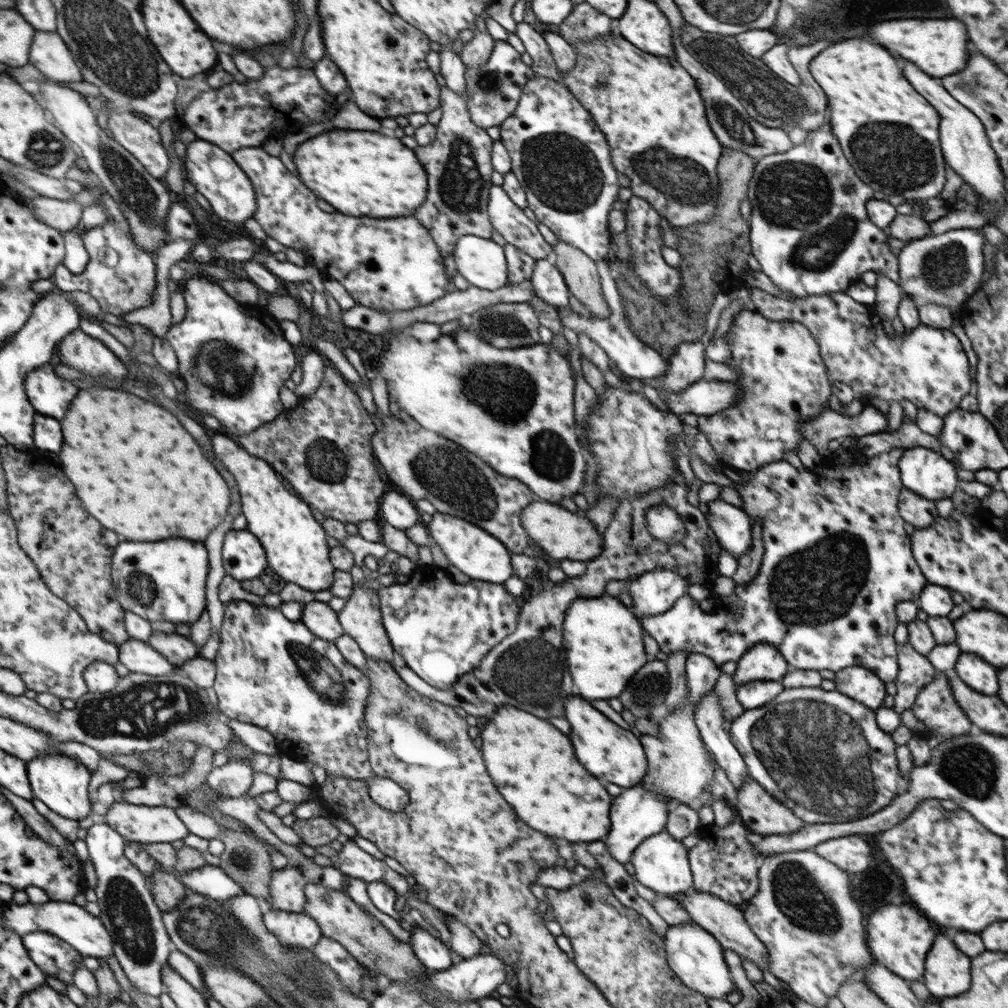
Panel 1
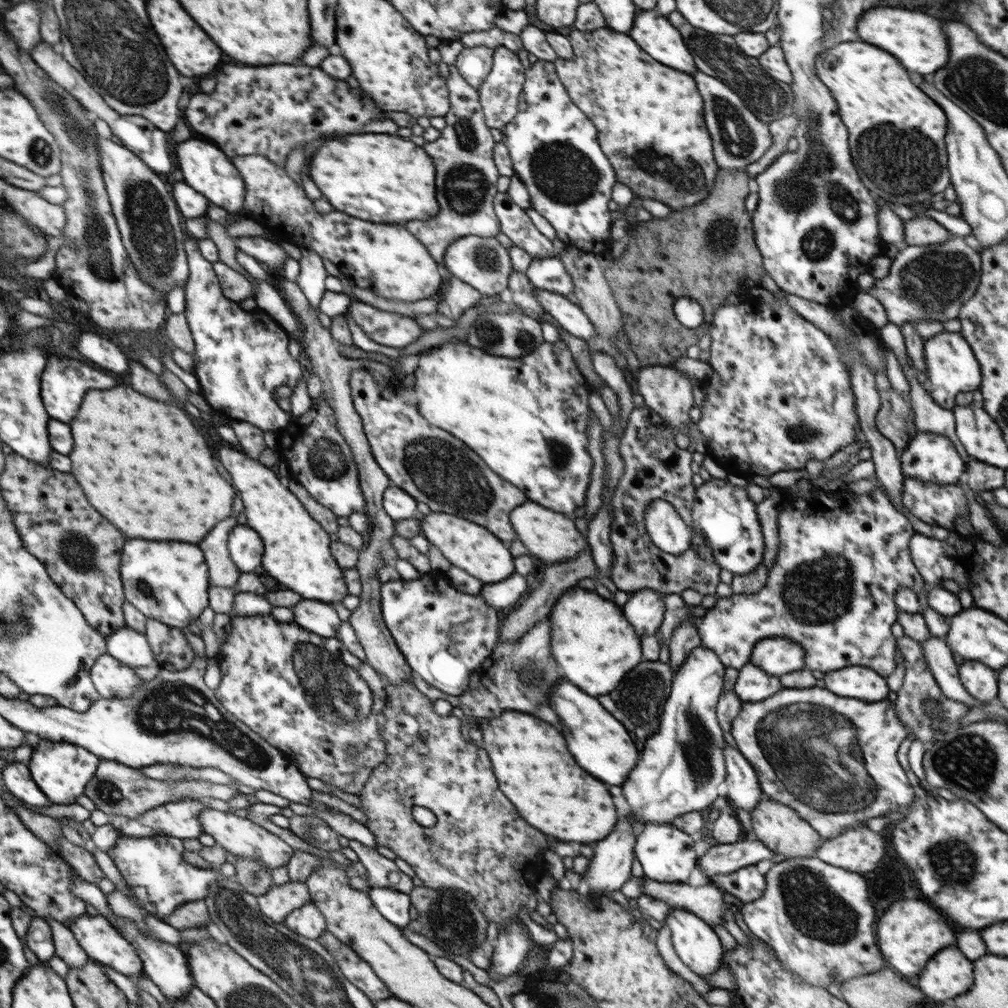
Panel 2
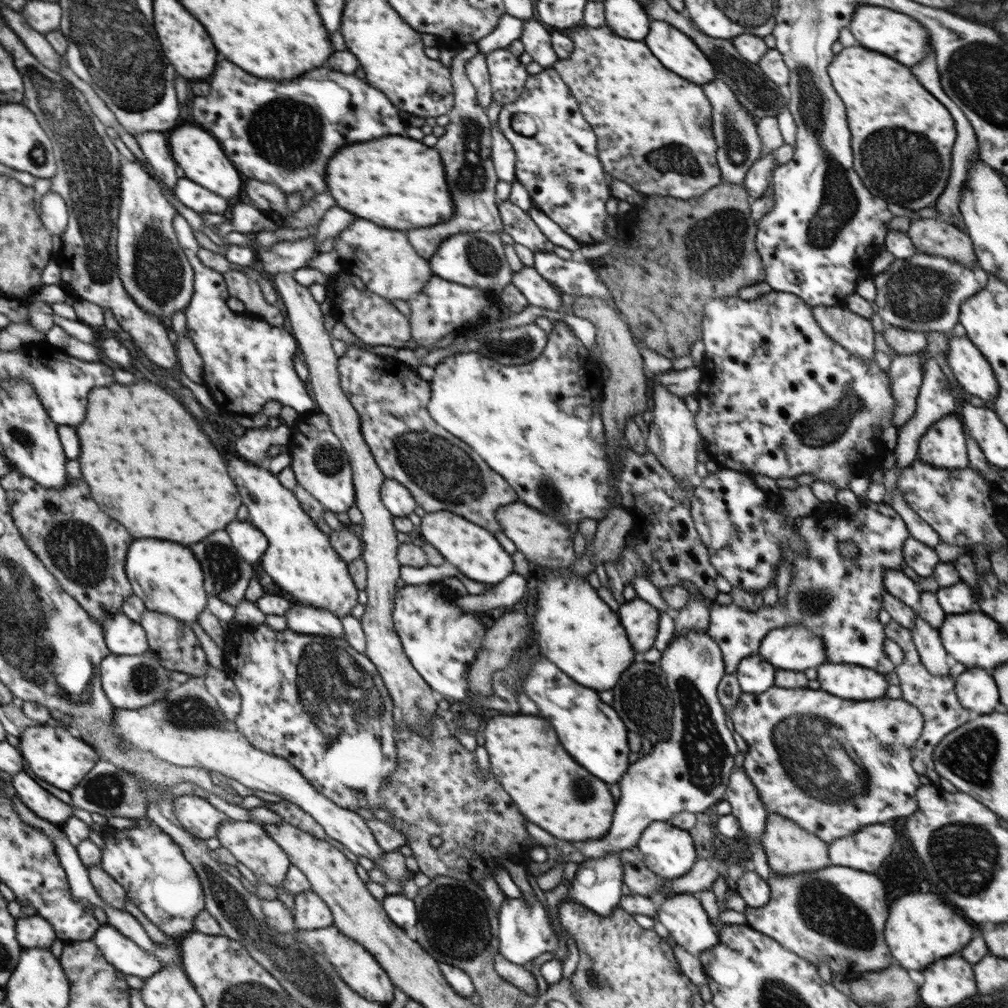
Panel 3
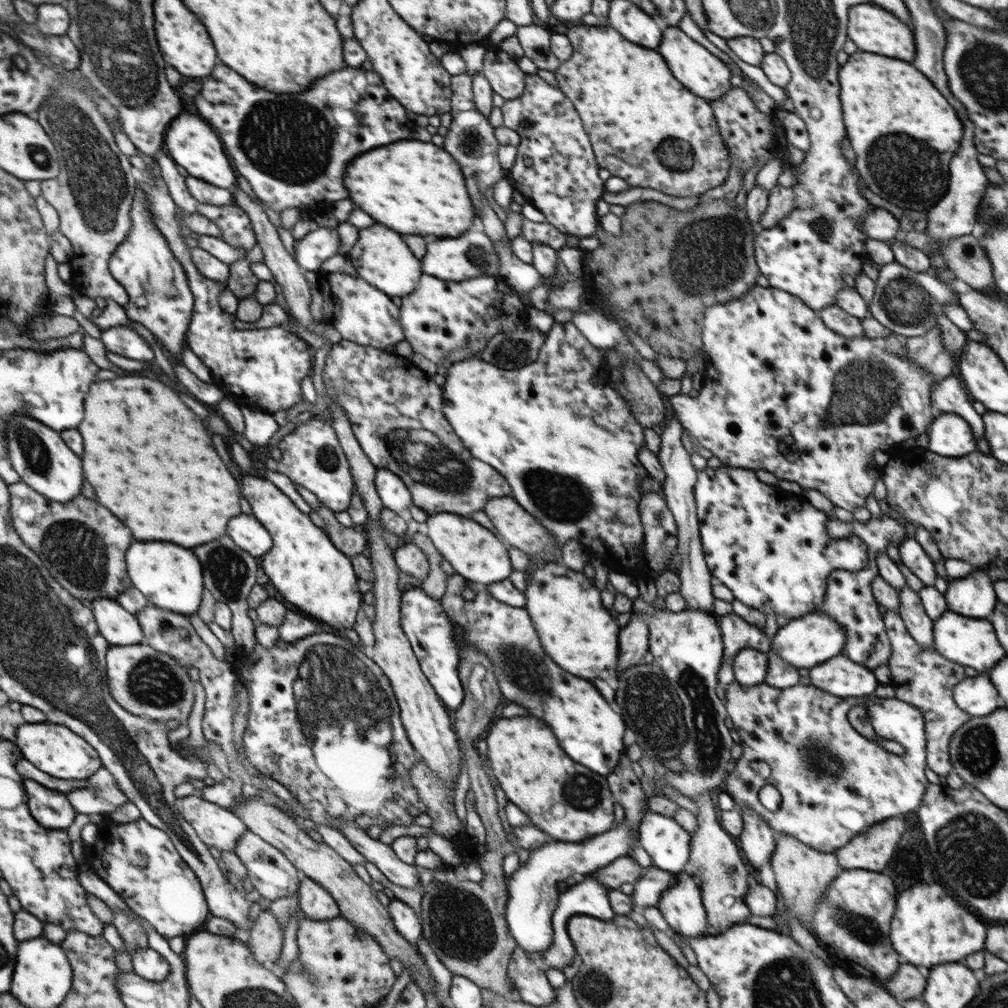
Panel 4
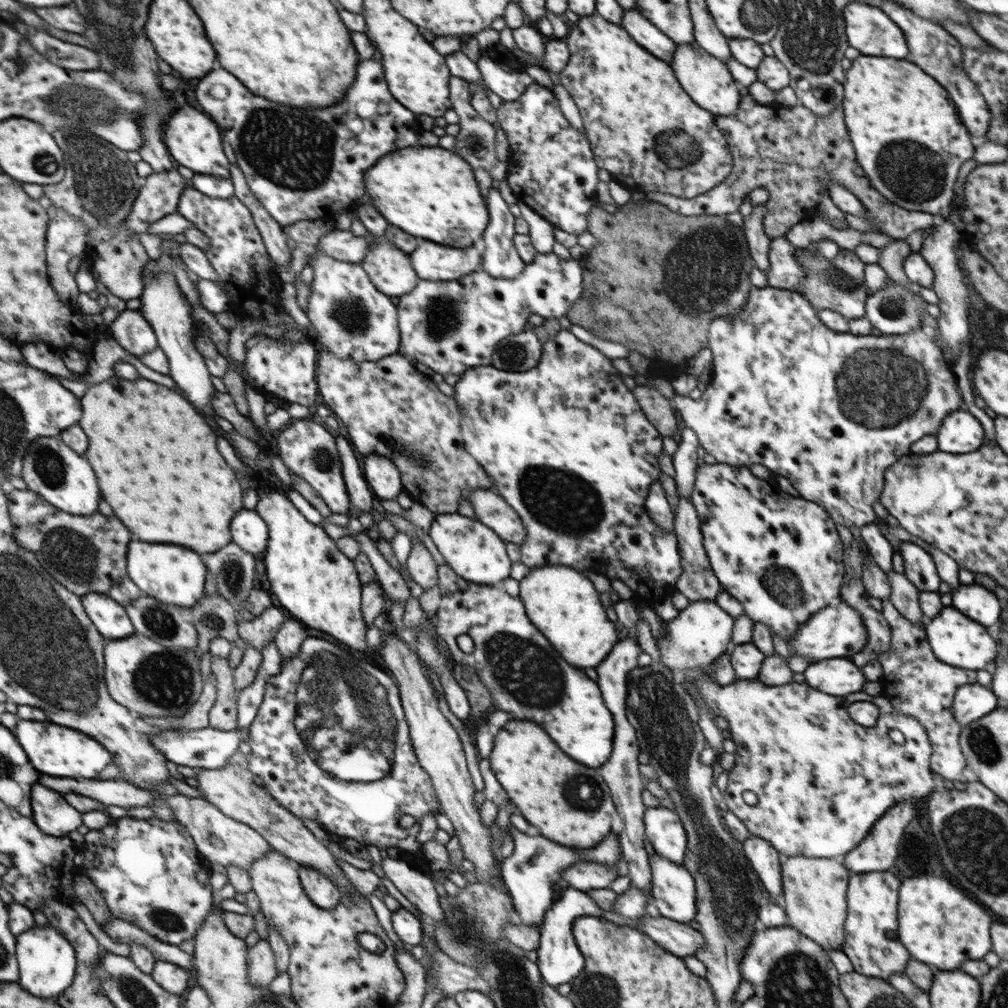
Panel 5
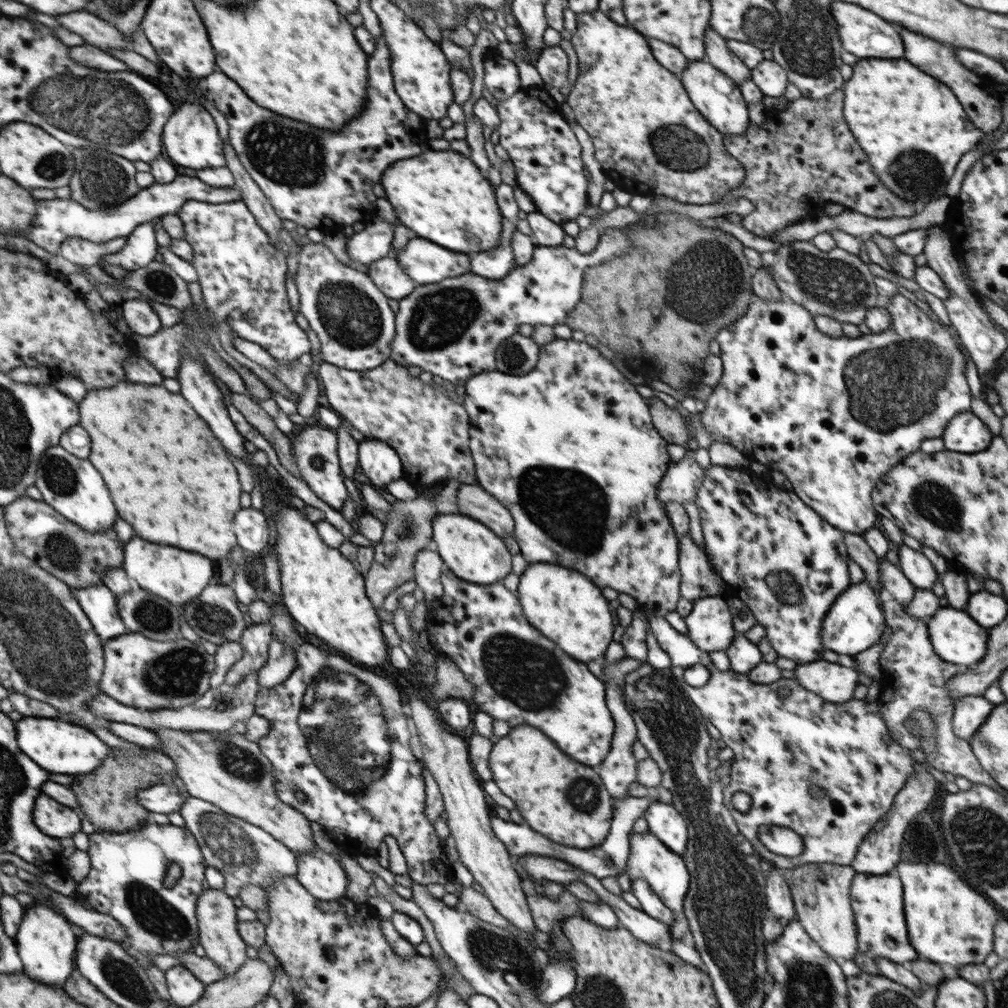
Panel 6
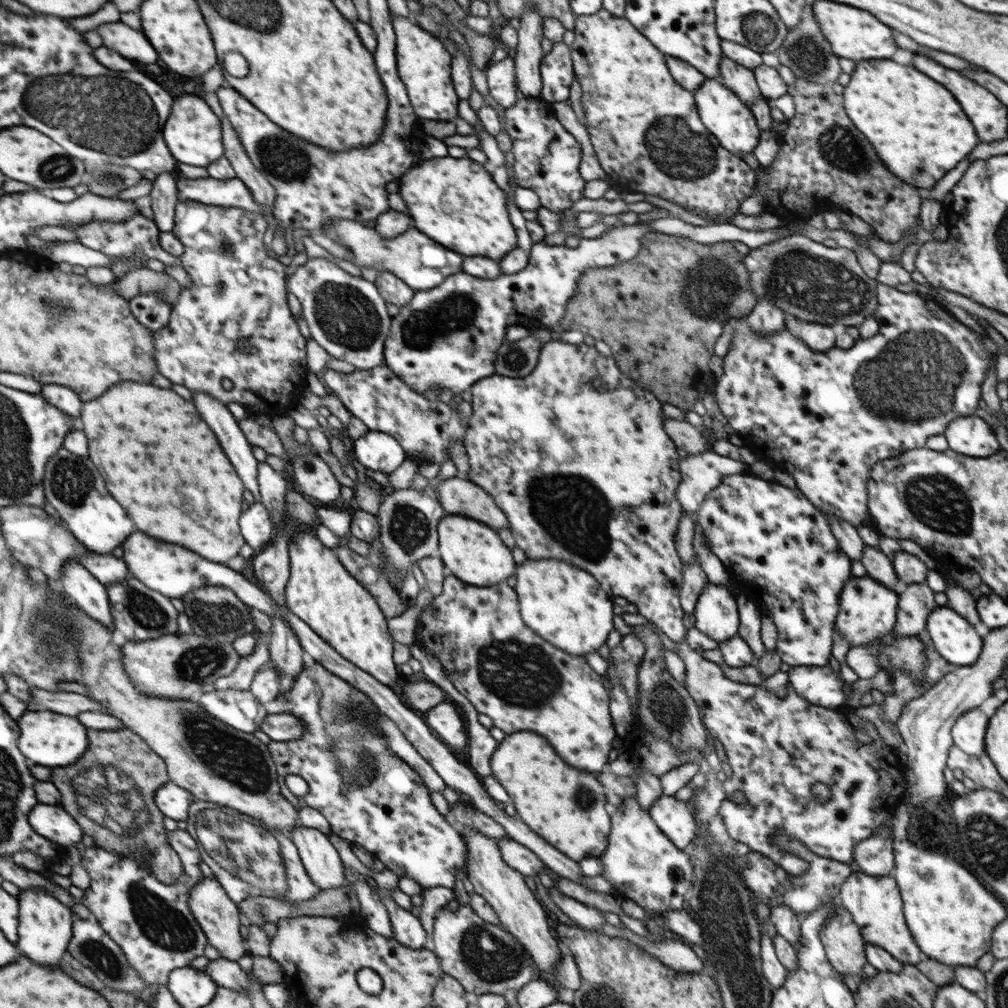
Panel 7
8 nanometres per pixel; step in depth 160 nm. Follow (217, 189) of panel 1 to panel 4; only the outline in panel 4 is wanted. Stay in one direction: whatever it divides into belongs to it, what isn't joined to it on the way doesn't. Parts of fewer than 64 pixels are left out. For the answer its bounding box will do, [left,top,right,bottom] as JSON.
[165,114,237,189]

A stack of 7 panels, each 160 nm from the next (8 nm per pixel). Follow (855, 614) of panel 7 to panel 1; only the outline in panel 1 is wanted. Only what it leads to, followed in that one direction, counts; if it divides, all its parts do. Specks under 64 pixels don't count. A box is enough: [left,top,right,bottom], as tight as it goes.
[732,645,790,688]

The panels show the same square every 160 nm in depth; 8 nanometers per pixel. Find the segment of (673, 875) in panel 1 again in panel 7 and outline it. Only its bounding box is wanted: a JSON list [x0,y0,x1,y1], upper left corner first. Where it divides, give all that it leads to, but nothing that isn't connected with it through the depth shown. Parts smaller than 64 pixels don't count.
[648,794,698,851]

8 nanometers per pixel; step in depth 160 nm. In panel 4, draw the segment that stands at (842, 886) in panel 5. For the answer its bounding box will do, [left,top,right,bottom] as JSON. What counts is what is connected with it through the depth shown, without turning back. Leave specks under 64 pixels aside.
[769,833,843,922]

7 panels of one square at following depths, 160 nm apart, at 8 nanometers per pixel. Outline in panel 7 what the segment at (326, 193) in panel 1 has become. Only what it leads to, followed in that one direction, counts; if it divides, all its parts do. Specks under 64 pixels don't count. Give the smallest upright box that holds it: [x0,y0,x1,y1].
[400,156,516,260]

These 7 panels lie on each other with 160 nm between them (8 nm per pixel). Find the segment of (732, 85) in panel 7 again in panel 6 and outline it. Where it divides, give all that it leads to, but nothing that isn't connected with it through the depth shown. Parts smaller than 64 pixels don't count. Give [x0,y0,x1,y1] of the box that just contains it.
[704,26,751,85]

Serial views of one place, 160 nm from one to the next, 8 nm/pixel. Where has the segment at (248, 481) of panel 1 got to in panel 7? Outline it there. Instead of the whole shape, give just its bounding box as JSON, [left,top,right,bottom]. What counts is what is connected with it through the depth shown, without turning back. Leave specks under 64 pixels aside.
[285,531,400,687]

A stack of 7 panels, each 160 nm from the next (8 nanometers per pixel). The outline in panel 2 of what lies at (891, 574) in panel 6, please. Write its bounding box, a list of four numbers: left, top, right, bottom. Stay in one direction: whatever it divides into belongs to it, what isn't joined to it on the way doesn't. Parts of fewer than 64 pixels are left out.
[921,636,986,709]

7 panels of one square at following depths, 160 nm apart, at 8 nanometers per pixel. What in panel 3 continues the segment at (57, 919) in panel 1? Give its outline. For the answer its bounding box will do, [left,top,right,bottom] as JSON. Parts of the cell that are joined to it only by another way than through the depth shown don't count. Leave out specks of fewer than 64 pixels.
[91,925,160,979]

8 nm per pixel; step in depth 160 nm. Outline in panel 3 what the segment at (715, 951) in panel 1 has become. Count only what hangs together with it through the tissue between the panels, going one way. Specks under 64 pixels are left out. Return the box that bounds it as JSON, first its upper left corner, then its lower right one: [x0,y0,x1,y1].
[656,893,719,957]

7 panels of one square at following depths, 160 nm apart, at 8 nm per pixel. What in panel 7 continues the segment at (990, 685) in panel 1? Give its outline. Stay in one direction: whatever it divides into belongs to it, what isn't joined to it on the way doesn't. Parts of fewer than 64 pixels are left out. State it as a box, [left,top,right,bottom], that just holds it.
[952,707,989,756]

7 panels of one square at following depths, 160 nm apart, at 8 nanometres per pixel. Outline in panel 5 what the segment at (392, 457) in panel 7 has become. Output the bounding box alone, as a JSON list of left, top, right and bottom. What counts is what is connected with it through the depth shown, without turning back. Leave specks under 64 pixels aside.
[361,453,404,499]

